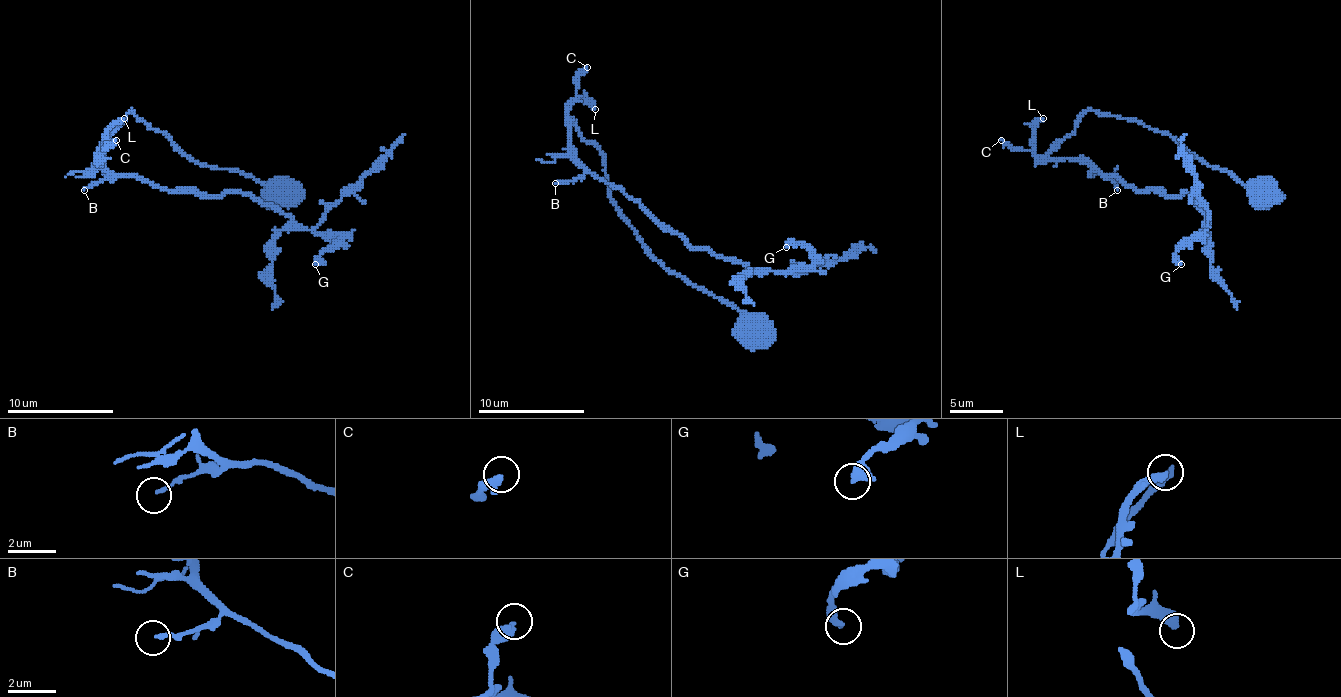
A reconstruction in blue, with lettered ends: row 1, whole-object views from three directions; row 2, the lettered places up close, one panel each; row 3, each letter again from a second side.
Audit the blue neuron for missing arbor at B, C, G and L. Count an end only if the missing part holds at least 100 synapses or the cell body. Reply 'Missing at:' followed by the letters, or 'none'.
Missing at: L

